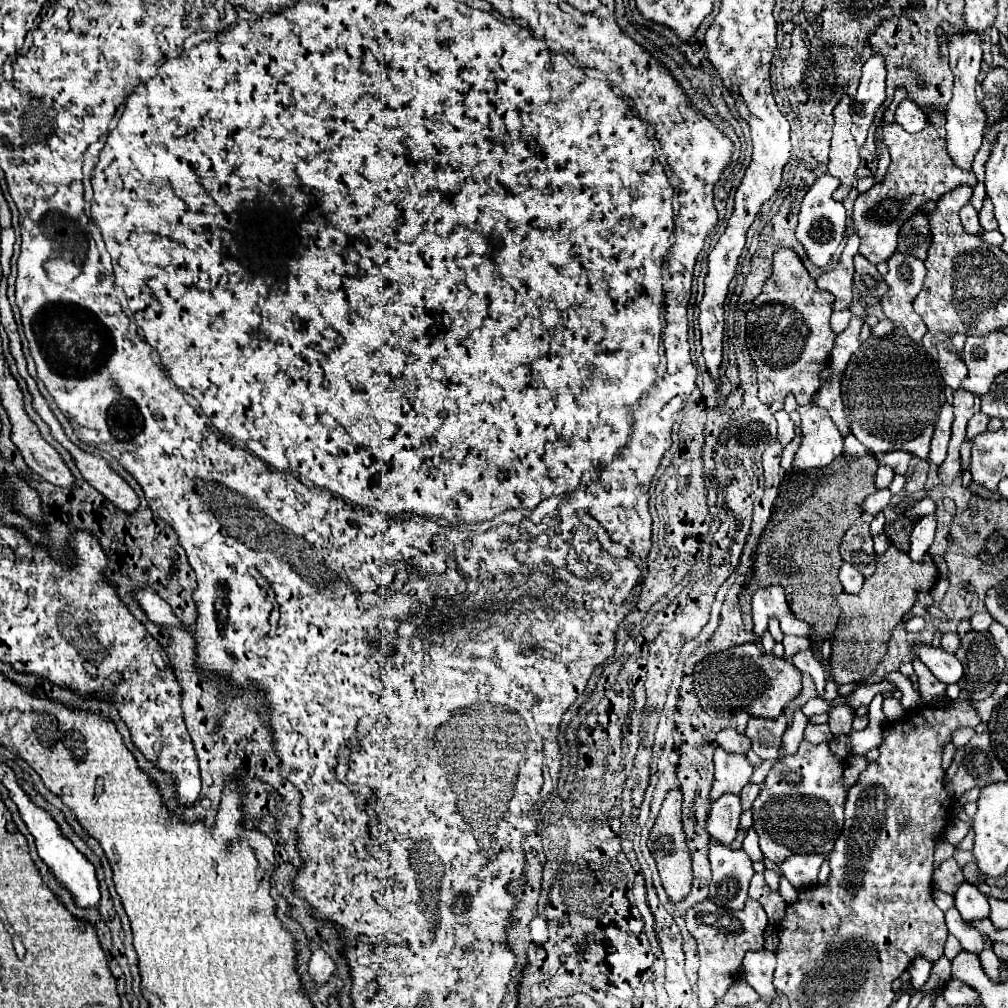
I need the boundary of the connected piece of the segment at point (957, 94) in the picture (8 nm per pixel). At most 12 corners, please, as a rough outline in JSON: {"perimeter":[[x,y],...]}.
{"perimeter":[[976,34],[946,38],[954,96],[948,154],[970,168],[984,136],[976,100],[982,64]]}

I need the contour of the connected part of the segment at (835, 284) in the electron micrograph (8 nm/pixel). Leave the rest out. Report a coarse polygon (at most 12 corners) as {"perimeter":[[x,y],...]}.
{"perimeter":[[848,234],[846,248],[834,268],[816,280],[832,292],[834,310],[852,302],[854,256],[860,236]]}

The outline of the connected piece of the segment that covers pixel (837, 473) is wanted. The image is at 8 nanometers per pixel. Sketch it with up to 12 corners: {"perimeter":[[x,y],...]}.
{"perimeter":[[878,460],[786,472],[740,610],[766,586],[832,638],[840,540],[876,492]]}

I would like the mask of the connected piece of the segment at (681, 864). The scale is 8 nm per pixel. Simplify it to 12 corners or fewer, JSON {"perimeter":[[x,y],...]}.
{"perimeter":[[670,790],[648,848],[672,902],[692,890],[682,792]]}

